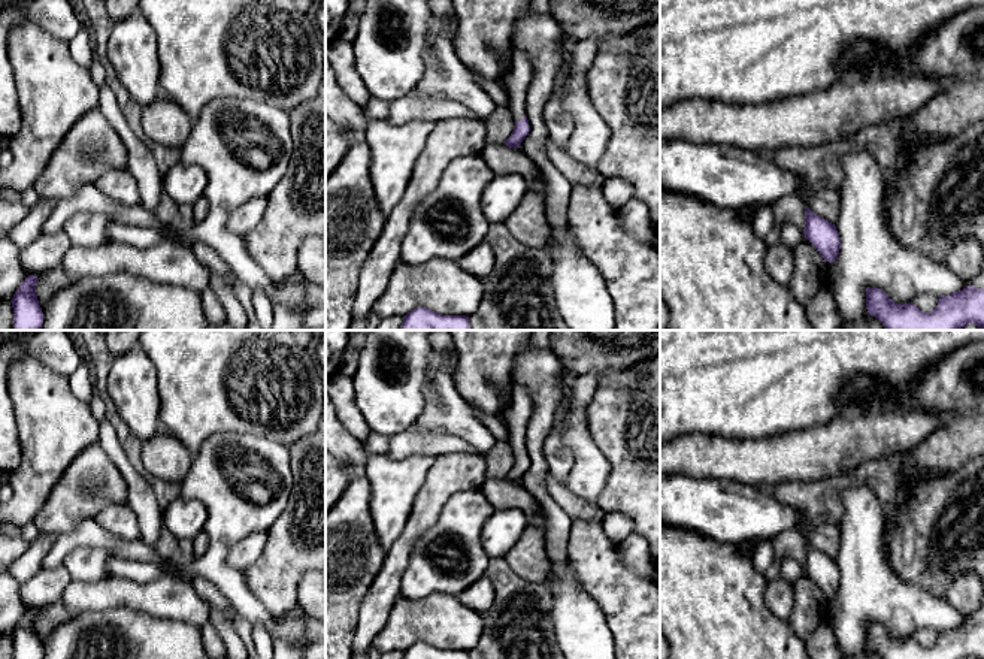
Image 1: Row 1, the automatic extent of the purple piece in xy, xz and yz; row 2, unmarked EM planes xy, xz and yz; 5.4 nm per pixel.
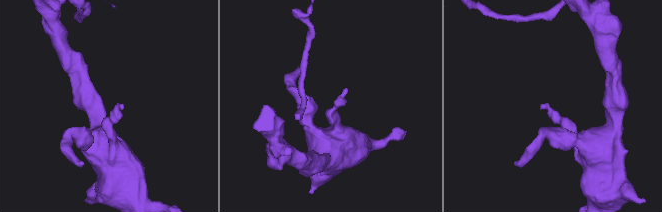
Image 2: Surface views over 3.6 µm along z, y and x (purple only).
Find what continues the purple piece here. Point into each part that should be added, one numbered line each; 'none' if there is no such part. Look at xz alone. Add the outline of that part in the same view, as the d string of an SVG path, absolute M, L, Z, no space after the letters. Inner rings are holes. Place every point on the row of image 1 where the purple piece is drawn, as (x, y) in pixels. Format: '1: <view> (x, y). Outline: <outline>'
1: xz (517, 81). Outline: M520 49L511 54L511 69L503 78L503 85L509 94L509 109L514 120L526 118L526 93L533 78L533 66L530 57Z

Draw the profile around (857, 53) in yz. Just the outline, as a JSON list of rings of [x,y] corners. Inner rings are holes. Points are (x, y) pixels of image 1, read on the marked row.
[[[856,39],[842,51],[836,63],[836,70],[839,75],[845,75],[860,69],[869,61],[894,63],[894,58],[885,57],[876,43]]]

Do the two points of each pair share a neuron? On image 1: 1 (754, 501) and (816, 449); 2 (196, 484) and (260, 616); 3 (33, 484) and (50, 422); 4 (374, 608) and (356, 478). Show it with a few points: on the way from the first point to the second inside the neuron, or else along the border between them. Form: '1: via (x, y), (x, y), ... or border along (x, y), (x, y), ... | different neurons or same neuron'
1: border along (726, 478), (760, 487) | different neurons
2: via (218, 517), (218, 571), (230, 583) | same neuron
3: via (38, 469), (44, 462), (50, 437) | same neuron
4: border along (385, 553), (357, 617) | different neurons

